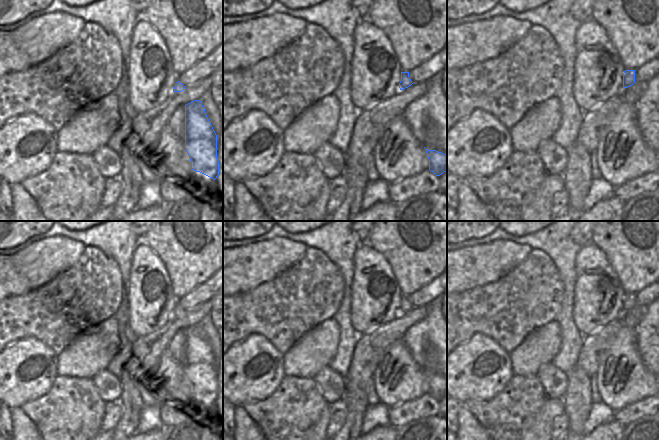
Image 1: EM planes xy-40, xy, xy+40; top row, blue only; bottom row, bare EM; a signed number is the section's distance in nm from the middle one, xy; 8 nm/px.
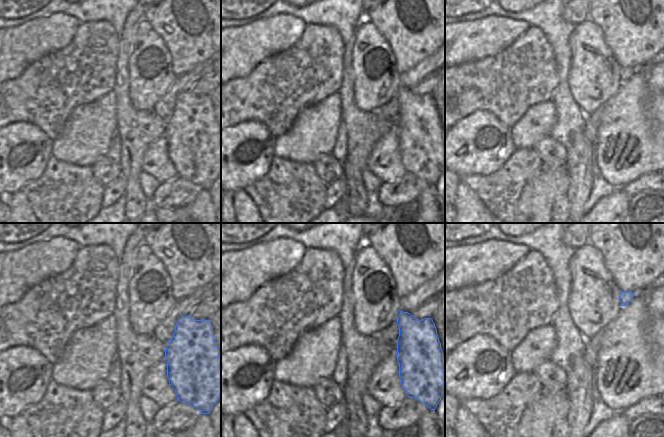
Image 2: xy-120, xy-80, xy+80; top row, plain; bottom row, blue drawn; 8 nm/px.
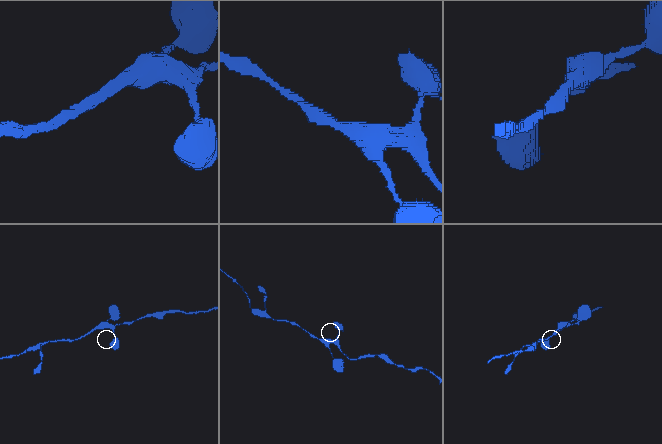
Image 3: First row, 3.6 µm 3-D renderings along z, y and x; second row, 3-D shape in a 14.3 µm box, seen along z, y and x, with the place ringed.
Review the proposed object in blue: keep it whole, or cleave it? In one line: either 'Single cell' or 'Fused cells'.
Single cell.

